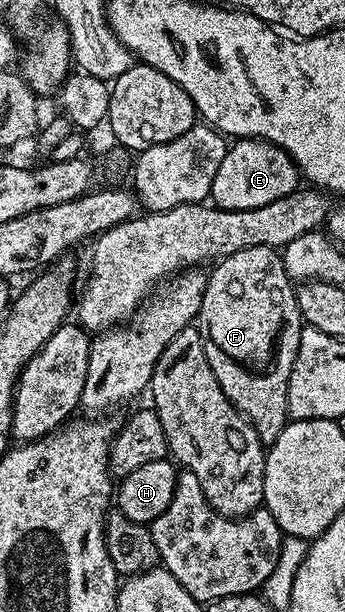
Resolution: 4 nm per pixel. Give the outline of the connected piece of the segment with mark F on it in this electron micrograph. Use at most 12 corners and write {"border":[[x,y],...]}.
{"border":[[281,251],[212,268],[206,360],[261,442],[290,421],[306,325]]}

